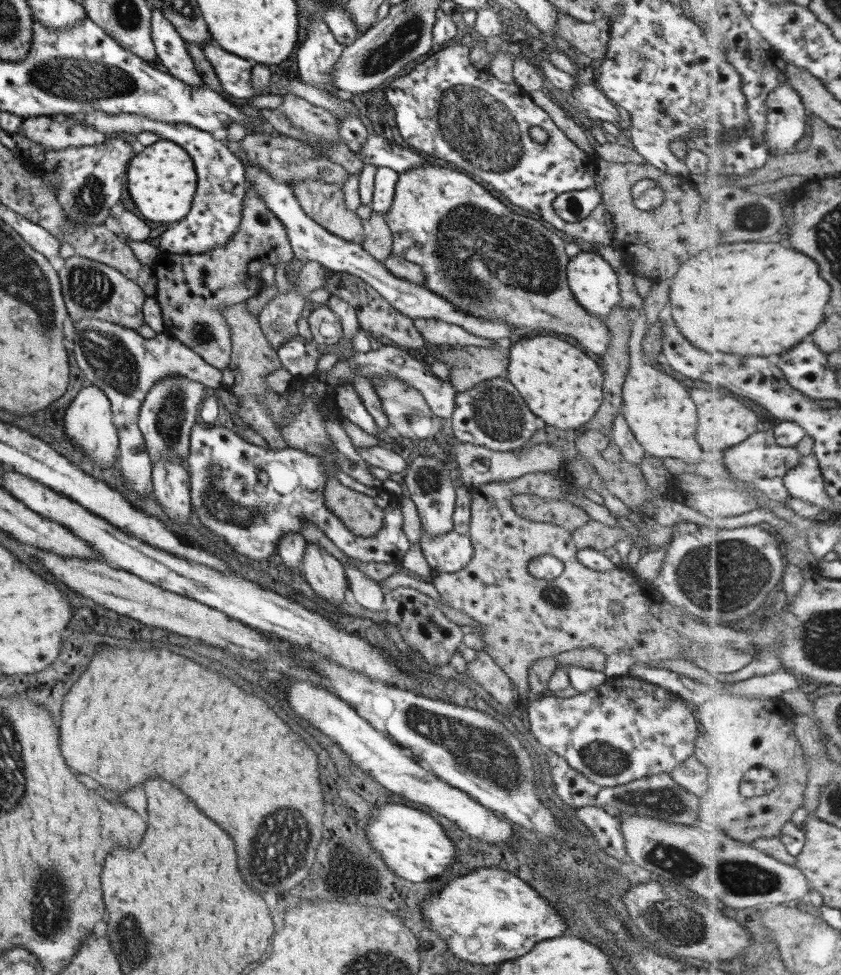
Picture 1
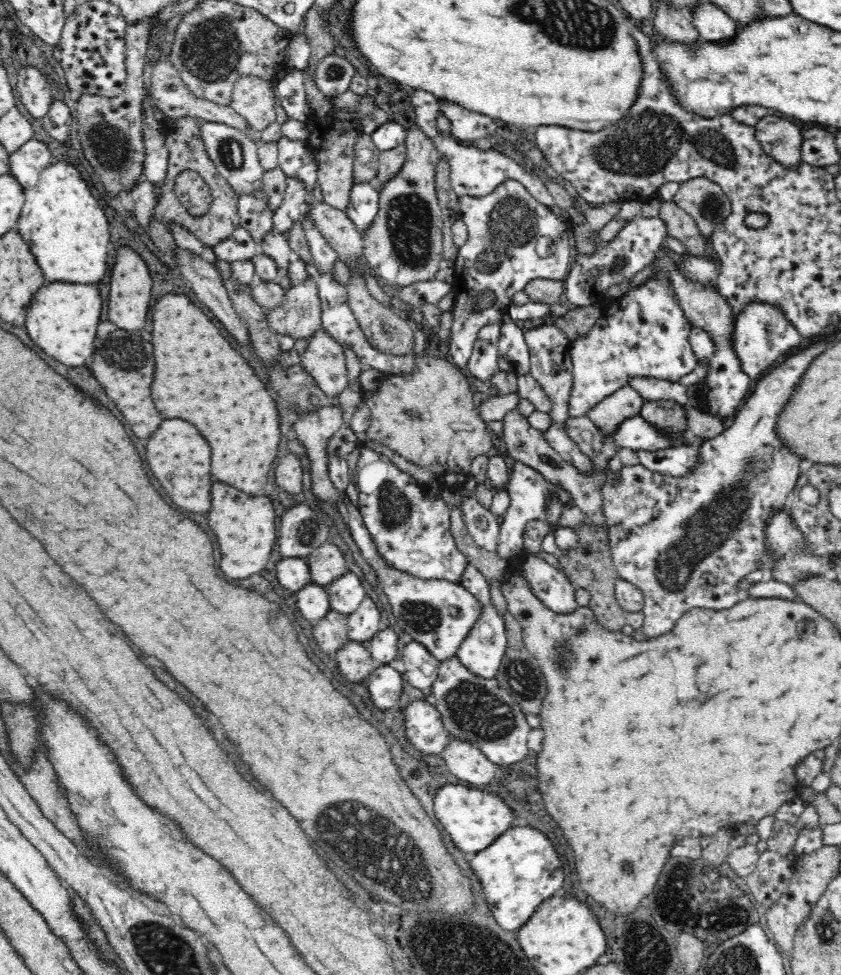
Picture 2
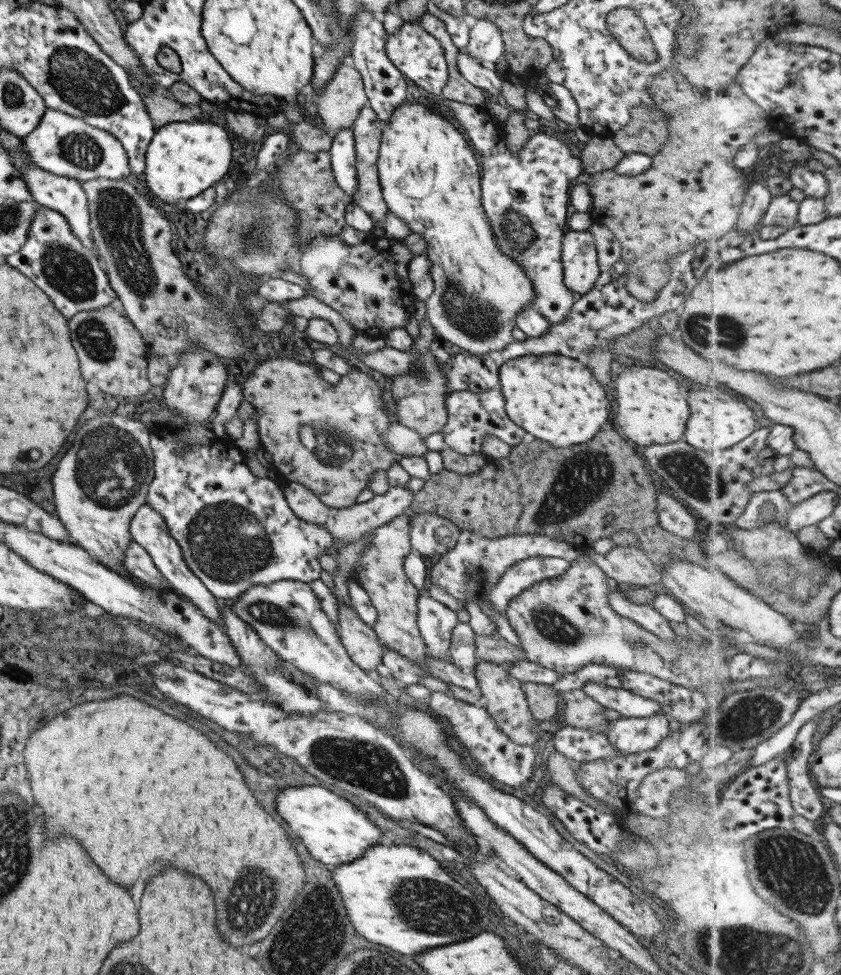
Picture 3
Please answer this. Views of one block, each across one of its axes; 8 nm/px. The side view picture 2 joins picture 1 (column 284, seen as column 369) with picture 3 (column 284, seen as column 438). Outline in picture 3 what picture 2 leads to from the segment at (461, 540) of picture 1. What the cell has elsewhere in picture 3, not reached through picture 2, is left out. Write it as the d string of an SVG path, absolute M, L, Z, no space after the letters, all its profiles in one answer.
M174 426L168 428L154 428L150 433L150 446L152 449L154 476L151 478L146 504L149 504L162 518L165 520L169 533L181 548L183 559L189 570L204 583L204 586L217 599L228 599L233 601L237 599L245 590L252 585L267 585L271 582L279 580L296 580L300 582L311 583L313 580L320 578L321 567L318 562L318 555L325 553L326 548L332 547L335 538L331 535L327 528L321 524L312 524L298 518L293 510L289 507L286 497L283 493L282 482L275 481L268 477L256 477L252 474L248 465L246 465L246 455L242 453L236 445L235 441L228 437L227 440L221 440L215 437L211 444L193 444L193 446L183 446L183 450L175 450L177 447L177 429Z

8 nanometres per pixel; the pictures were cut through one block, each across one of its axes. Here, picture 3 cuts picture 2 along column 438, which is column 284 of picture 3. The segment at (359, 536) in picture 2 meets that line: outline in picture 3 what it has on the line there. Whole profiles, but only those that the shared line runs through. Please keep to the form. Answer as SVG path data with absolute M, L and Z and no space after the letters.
M279 580L267 585L252 585L231 601L230 607L280 659L305 672L316 683L330 683L357 698L385 698L388 695L380 681L372 680L364 669L352 662L336 625L327 618L320 599L308 582Z

